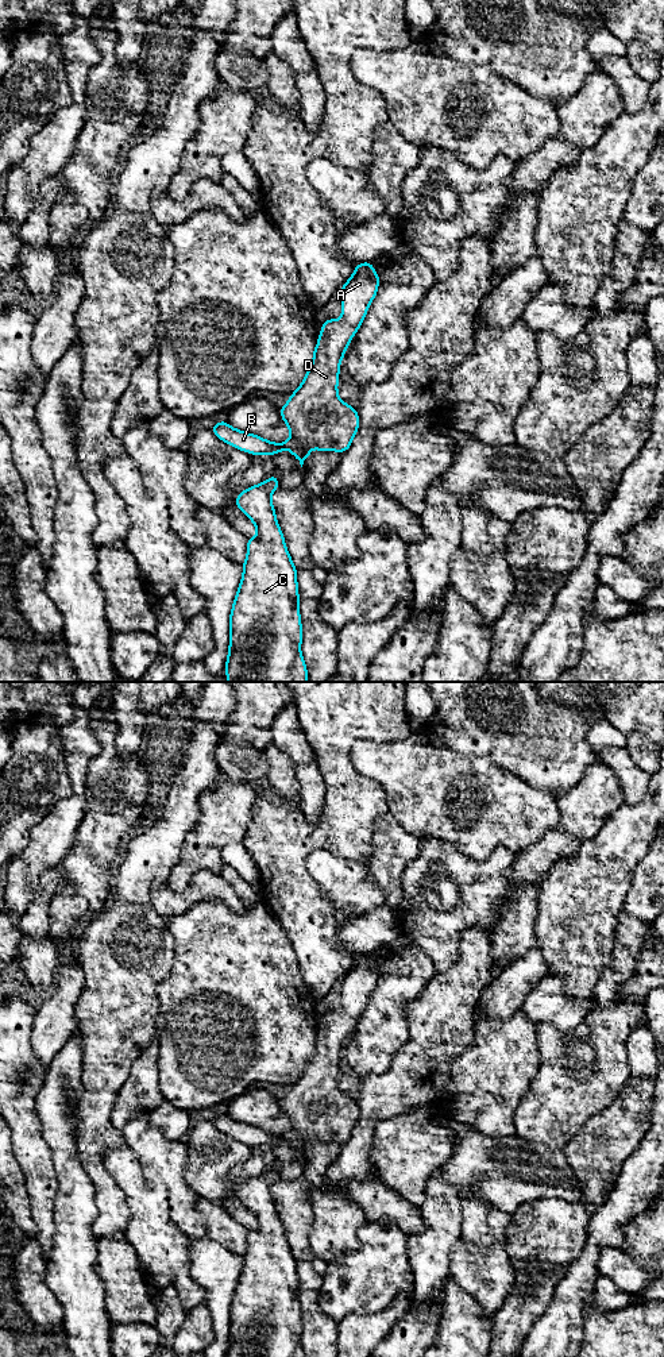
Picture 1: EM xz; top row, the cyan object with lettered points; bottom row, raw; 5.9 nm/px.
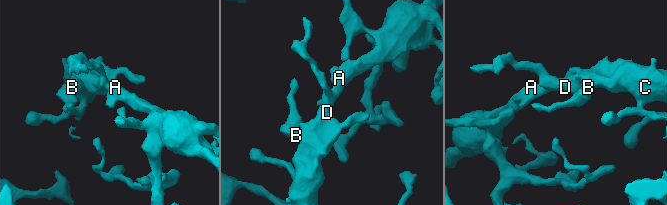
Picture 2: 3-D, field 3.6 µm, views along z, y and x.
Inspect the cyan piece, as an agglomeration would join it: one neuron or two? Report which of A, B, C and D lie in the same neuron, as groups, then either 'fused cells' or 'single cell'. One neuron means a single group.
A B C D | single cell

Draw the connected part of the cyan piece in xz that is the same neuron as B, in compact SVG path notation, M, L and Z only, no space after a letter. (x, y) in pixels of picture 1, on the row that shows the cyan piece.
M363 262L355 266L354 274L341 286L341 319L327 319L323 323L317 346L313 350L312 366L300 388L289 396L287 404L279 408L282 420L290 429L287 442L269 442L260 436L232 428L225 420L216 423L212 432L224 443L252 455L277 455L286 448L298 459L301 467L312 448L320 451L337 451L341 454L345 452L358 432L359 415L358 410L343 402L337 394L340 361L344 358L344 352L348 348L351 339L363 323L368 307L377 296L378 285L379 275L371 262Z

